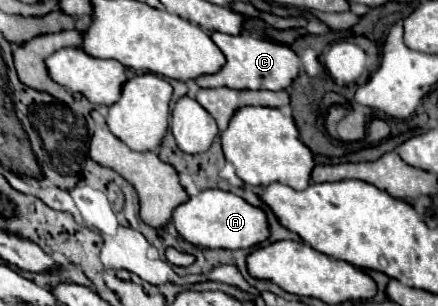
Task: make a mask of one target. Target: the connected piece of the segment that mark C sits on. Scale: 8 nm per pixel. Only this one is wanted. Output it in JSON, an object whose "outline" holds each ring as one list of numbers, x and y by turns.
{"outline":[[212,32,214,44,222,50,226,56,226,66,212,74,212,76,200,76,196,84,200,88,234,88,234,90,288,90,292,86,292,80,298,76,300,58,296,52,284,44,276,44,272,40,254,40,252,36,228,36,222,32]]}

